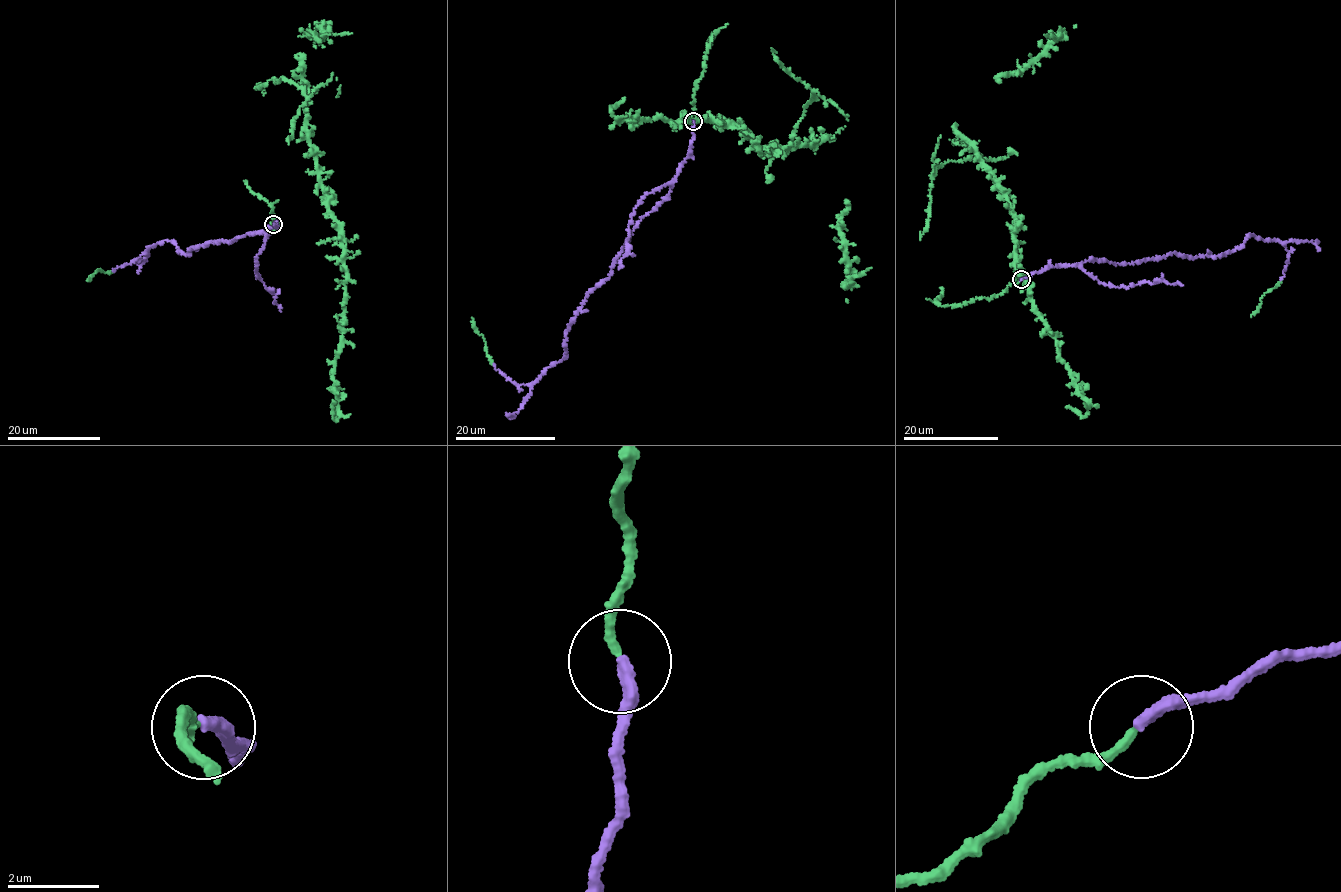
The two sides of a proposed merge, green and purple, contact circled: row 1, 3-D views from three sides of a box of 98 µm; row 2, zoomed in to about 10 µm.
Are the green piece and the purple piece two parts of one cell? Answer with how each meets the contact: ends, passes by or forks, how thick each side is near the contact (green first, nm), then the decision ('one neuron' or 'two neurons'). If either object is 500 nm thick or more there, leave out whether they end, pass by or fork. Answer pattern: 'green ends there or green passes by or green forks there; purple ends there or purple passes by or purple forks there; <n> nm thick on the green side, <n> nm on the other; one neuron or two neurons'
green ends there; purple ends there; 190 nm thick on the green side, 320 nm on the other; one neuron

